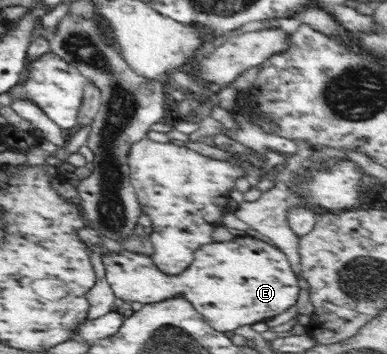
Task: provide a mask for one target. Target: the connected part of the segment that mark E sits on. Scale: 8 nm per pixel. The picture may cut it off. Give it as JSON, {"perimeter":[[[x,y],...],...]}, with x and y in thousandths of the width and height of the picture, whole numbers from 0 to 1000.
{"perimeter":[[[610,658],[599,681],[550,681],[517,695],[504,709],[499,740],[452,780],[416,768],[393,726],[372,718],[264,706],[261,732],[271,788],[297,842],[390,859],[457,833],[478,839],[519,893],[535,898],[535,915],[568,944],[734,887],[765,859],[778,819],[742,720],[726,703],[620,658]]]}

